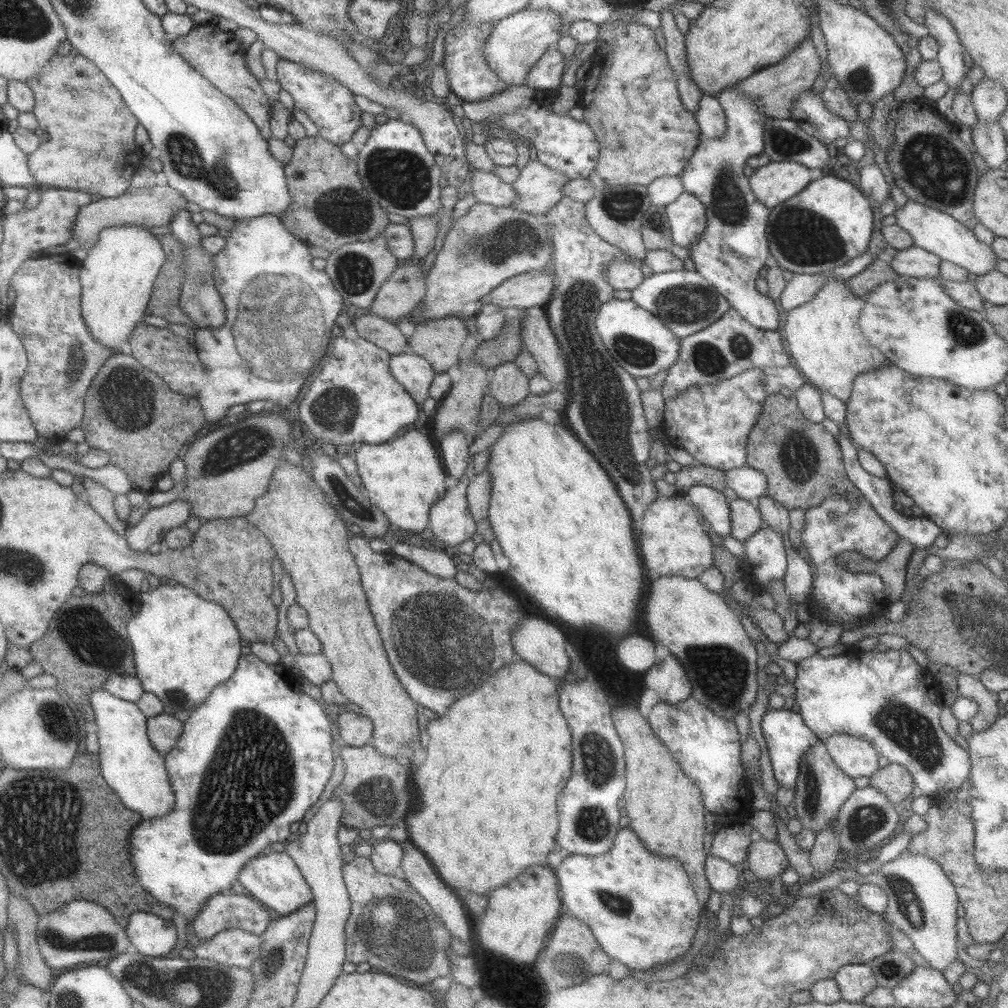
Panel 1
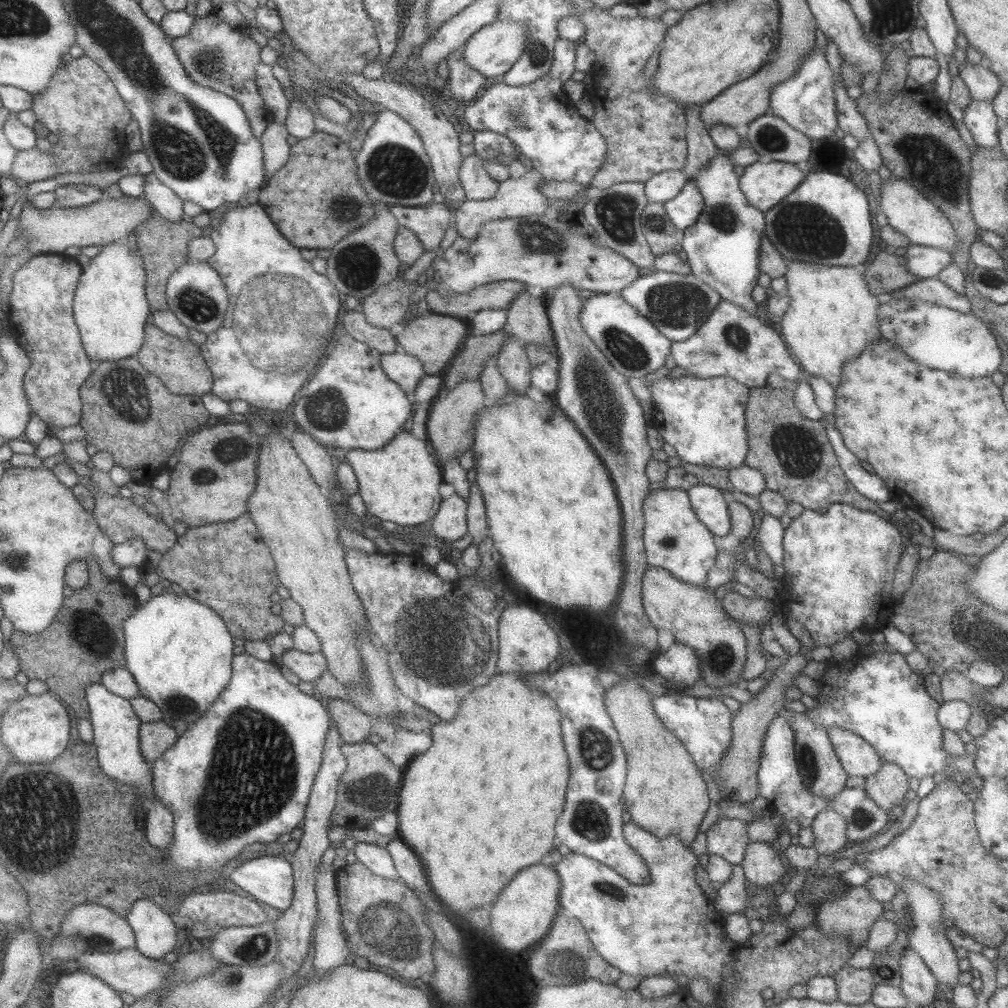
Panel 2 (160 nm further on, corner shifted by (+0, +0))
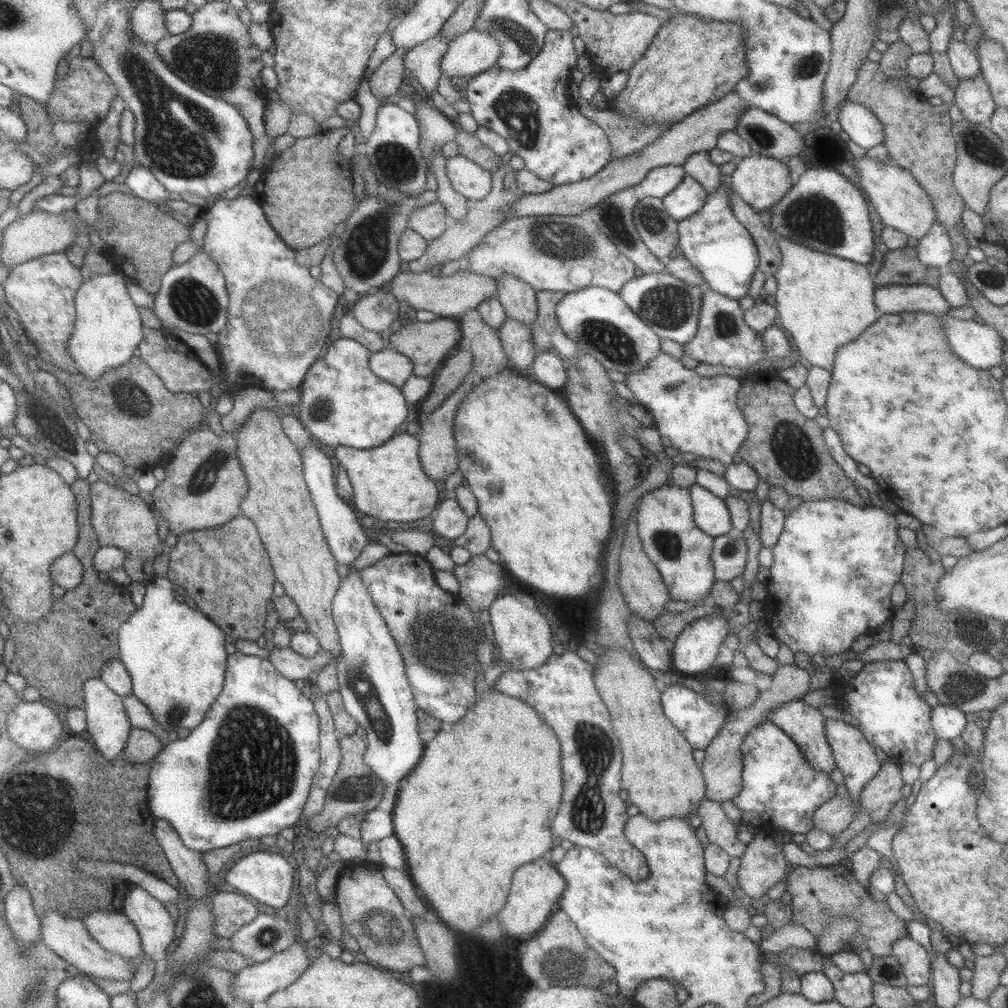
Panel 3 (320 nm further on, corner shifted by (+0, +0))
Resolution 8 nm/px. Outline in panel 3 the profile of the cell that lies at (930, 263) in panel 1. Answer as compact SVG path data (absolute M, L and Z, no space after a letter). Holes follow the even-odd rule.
M937 220L929 228L928 234L919 240L918 258L926 266L939 269L953 258L953 242L946 227Z

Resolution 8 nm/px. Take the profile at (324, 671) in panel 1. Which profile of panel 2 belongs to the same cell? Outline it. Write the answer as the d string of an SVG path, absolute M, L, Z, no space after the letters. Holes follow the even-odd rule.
M288 650L277 659L280 667L290 669L301 680L314 682L328 669L327 660L322 652L307 654L298 650Z

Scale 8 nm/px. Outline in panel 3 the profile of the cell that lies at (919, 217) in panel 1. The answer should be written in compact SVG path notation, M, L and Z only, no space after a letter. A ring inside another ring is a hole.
M868 155L858 159L851 158L860 179L859 187L868 195L868 200L872 202L872 206L880 215L881 222L918 240L926 236L929 228L937 220L937 214L932 206L932 198L920 187L914 176L890 159L875 160Z

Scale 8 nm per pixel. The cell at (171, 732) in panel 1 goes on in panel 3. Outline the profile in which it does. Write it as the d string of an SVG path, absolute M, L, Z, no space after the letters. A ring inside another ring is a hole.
M133 728L130 731L129 740L121 757L134 764L148 764L150 760L159 754L162 746L164 744L152 731Z

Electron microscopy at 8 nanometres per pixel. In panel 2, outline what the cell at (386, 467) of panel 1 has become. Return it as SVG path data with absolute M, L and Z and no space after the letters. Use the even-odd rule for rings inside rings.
M409 428L398 433L387 445L378 450L350 450L346 454L347 463L353 468L359 482L359 494L362 496L367 512L378 516L378 521L395 522L403 526L417 526L430 519L434 519L441 502L442 496L438 487L443 483L442 466L437 462L426 439L414 435Z

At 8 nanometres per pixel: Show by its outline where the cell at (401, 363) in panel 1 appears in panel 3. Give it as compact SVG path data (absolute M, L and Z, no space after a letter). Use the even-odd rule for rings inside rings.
M391 346L372 352L369 365L378 378L398 388L401 388L405 380L413 375L411 360Z

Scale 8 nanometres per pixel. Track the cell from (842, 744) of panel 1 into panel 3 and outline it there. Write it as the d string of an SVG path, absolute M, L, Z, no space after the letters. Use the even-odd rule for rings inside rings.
M826 718L825 735L834 753L835 766L843 773L850 799L856 805L856 803L859 803L862 789L881 769L881 762L877 755L878 748L864 736L859 728L844 722L844 720Z

